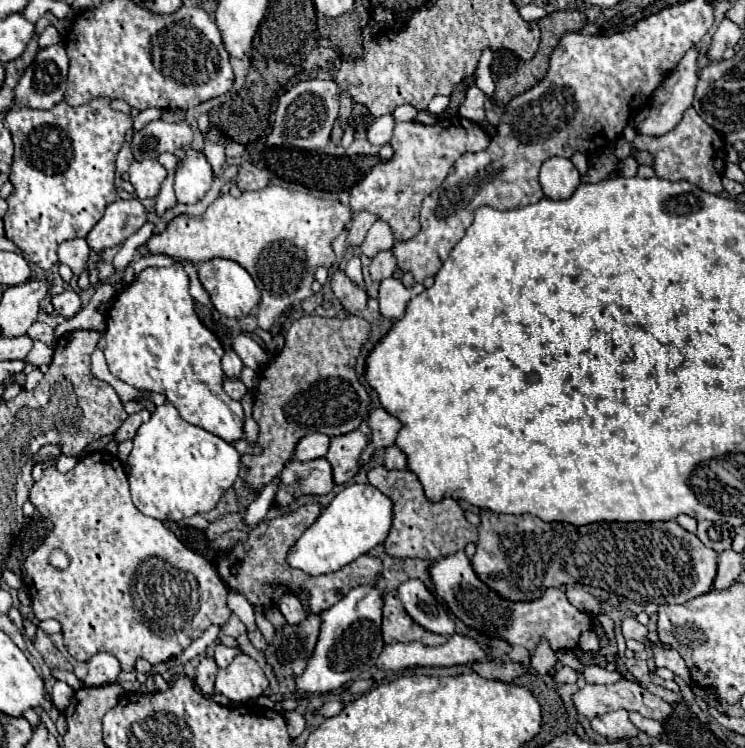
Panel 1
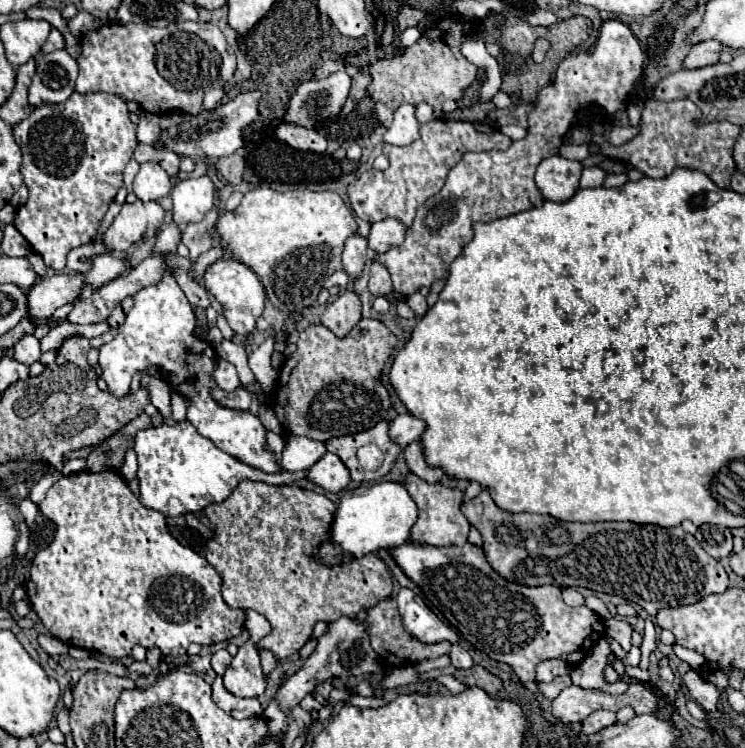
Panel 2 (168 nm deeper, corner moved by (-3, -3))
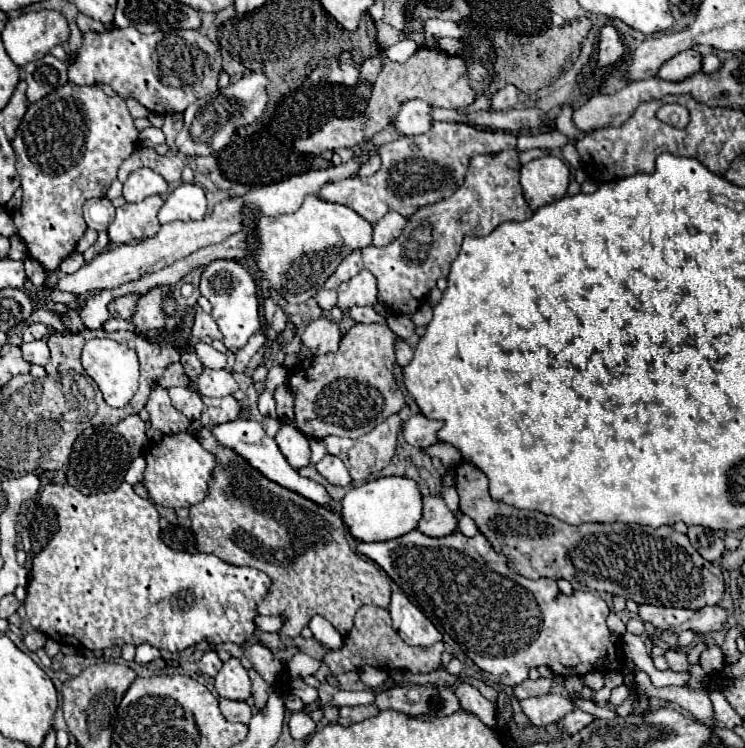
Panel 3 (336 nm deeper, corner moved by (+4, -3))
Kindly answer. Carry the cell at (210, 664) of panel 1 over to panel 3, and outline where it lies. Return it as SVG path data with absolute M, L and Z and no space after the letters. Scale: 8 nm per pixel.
M220 699L220 709L224 717L232 723L244 723L248 725L252 719L252 711L244 701L230 701L230 699Z

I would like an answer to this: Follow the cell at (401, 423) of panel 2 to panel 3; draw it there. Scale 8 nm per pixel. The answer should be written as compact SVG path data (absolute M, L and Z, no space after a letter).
M414 415L404 425L404 439L416 447L432 447L438 443L438 431L444 427L442 421L428 419L424 415Z

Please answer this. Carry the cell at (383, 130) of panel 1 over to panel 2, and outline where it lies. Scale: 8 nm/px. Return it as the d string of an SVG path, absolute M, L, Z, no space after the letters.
M401 105L395 111L395 119L383 135L383 143L409 145L419 137L419 123L415 119L413 105Z

